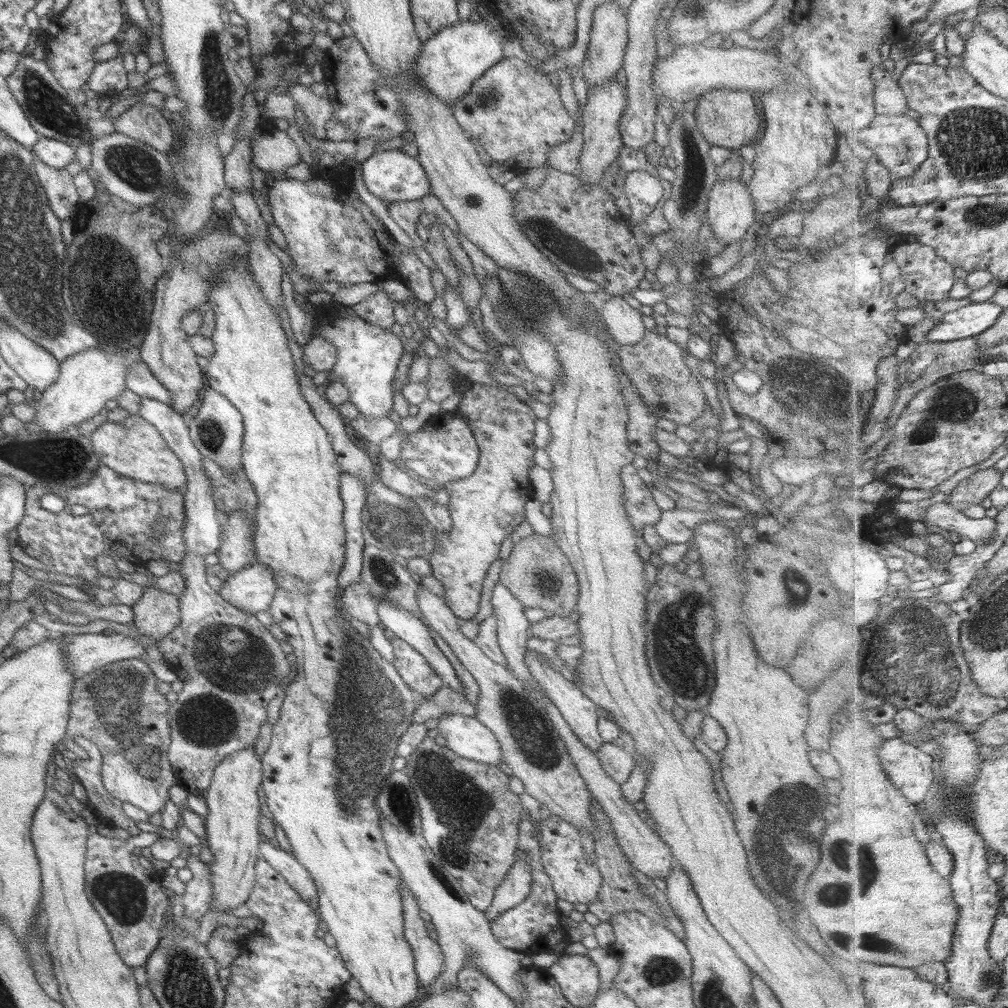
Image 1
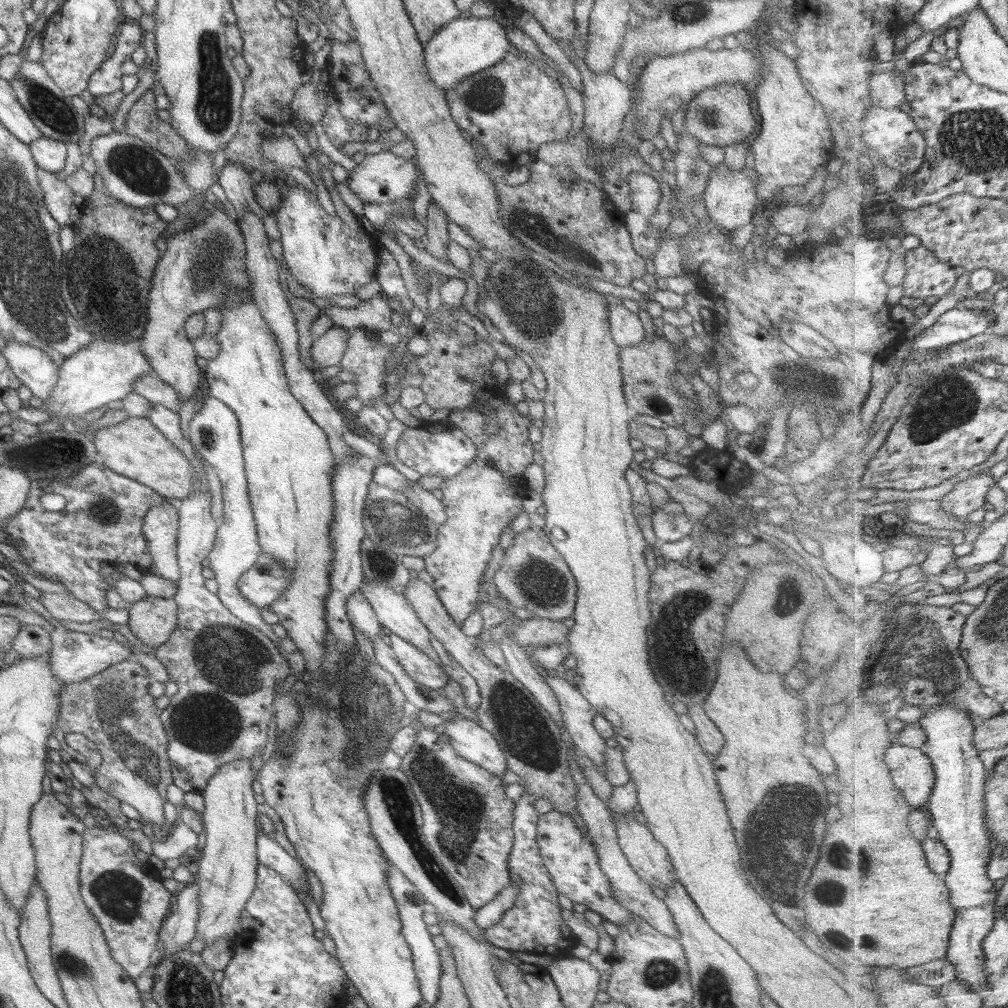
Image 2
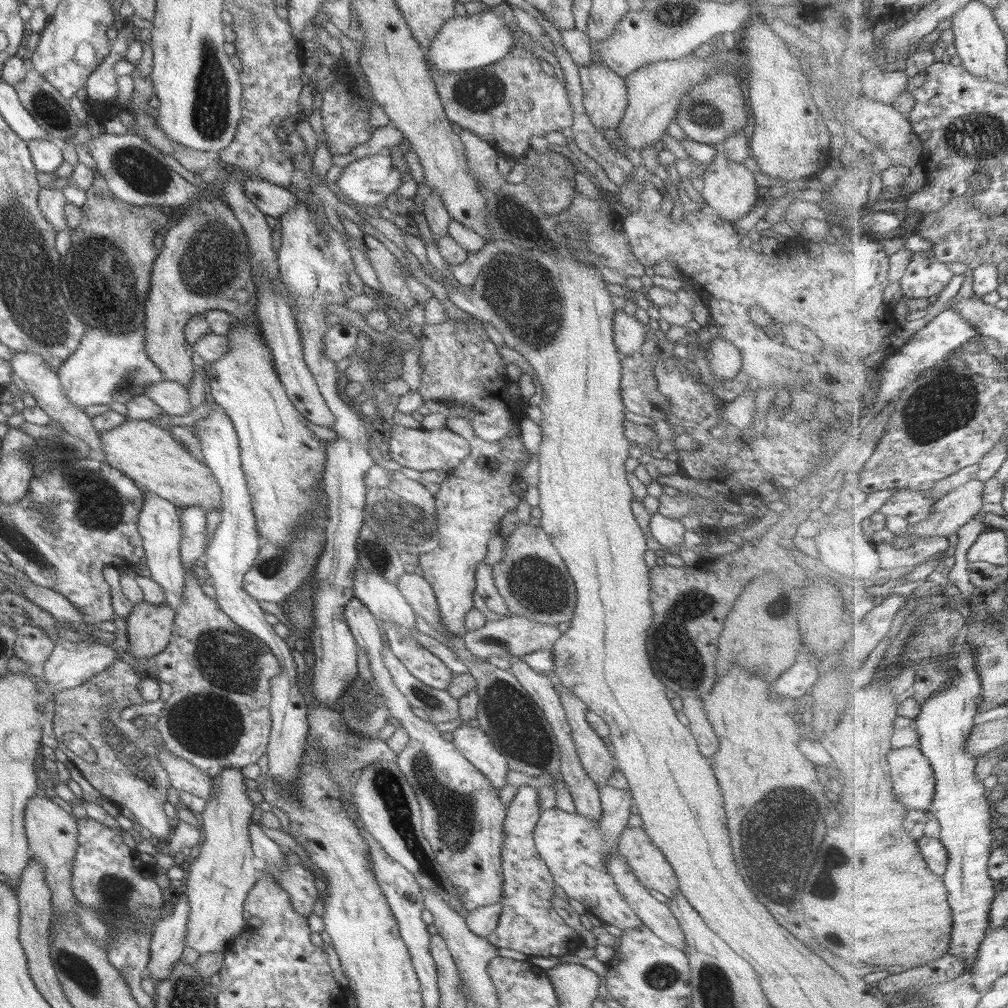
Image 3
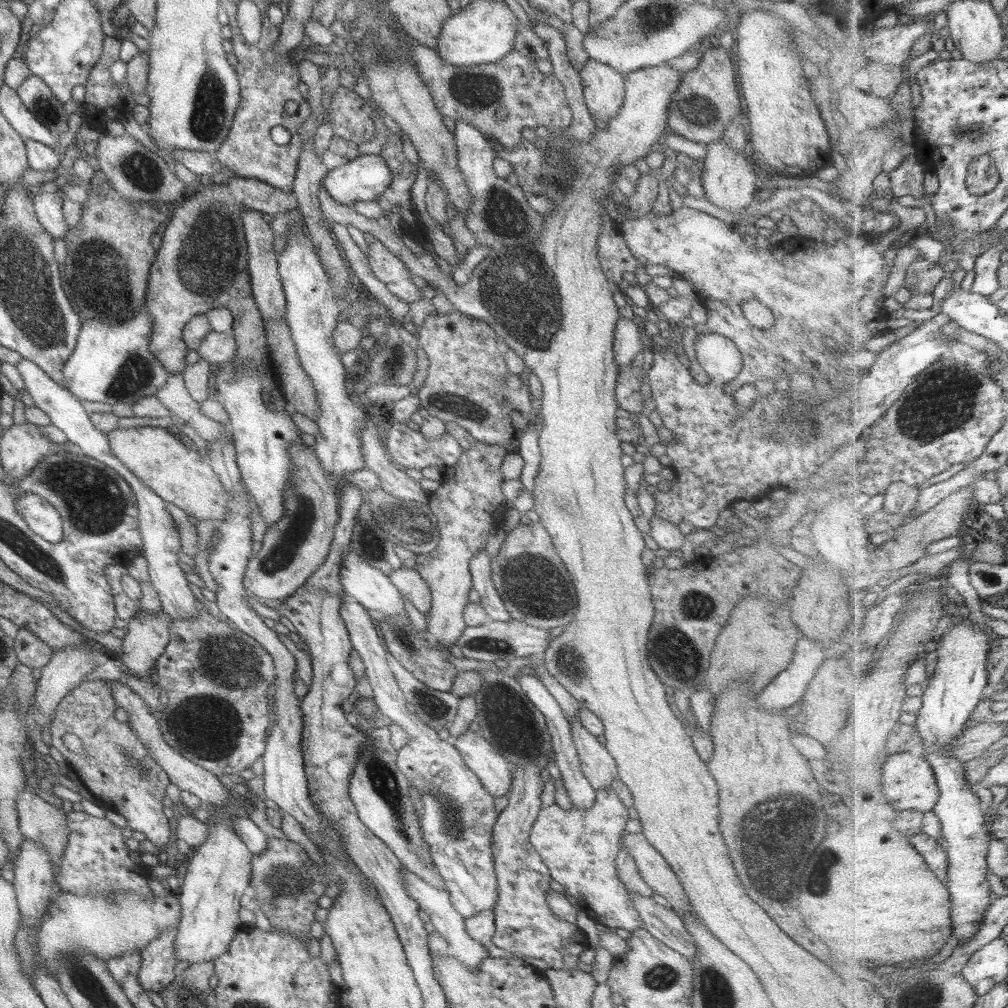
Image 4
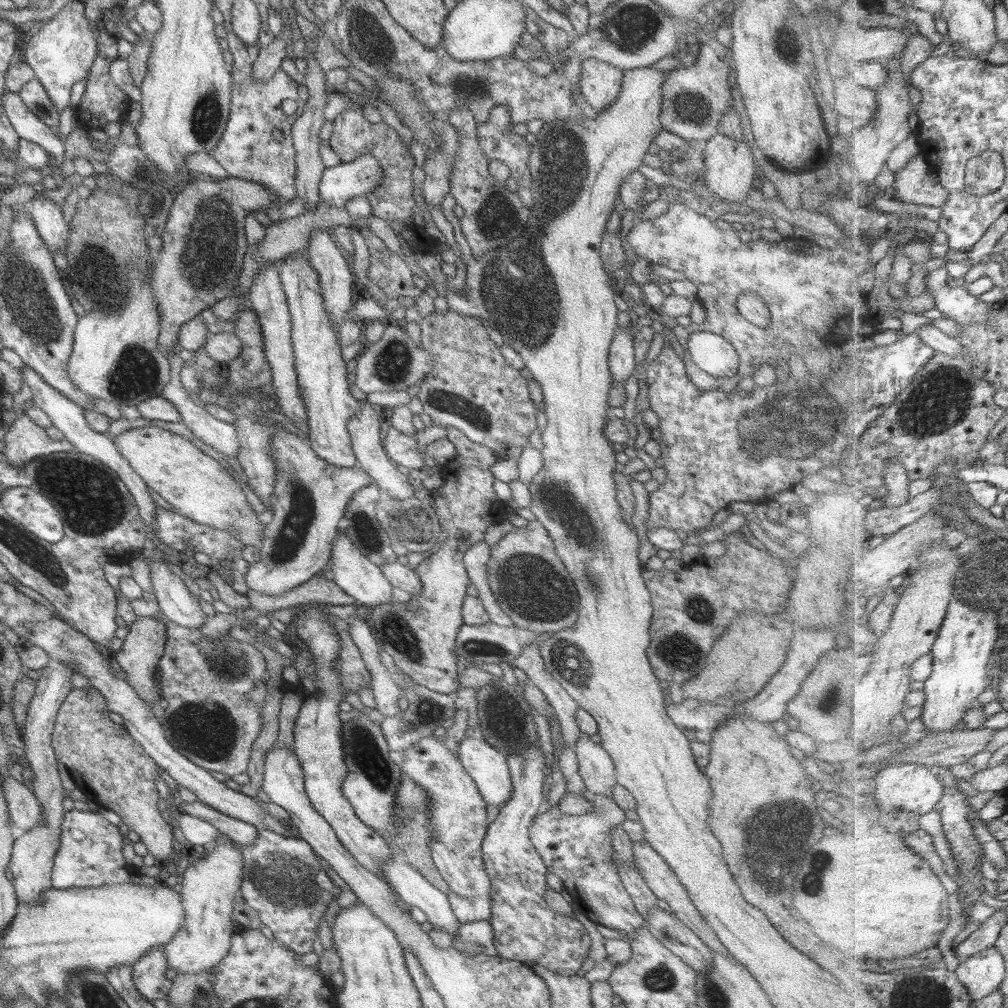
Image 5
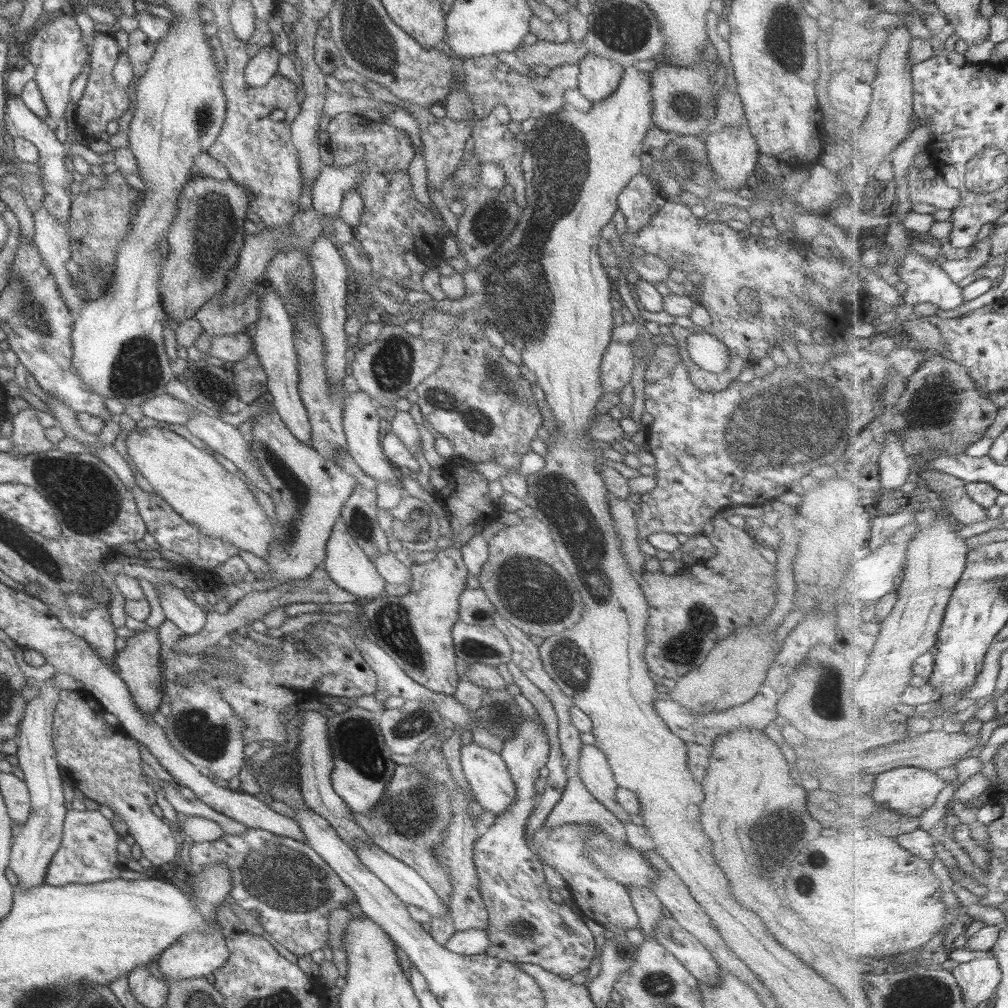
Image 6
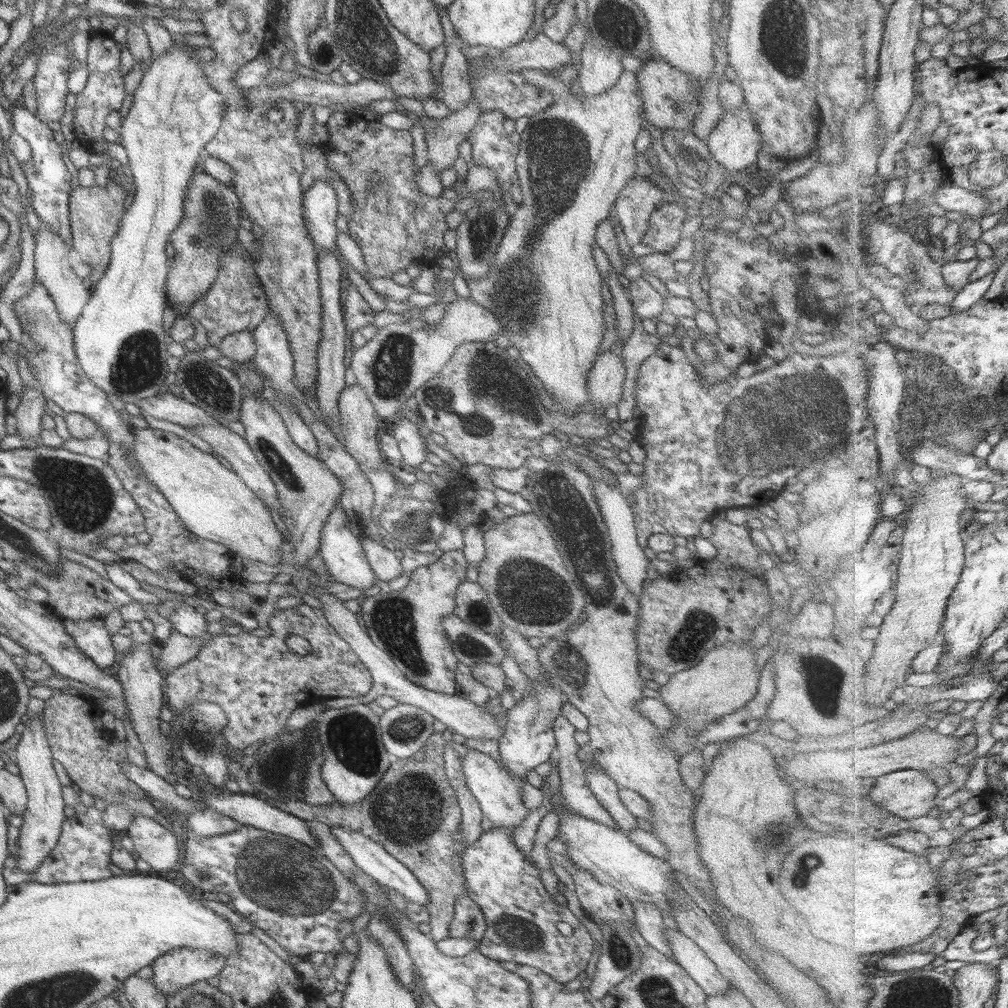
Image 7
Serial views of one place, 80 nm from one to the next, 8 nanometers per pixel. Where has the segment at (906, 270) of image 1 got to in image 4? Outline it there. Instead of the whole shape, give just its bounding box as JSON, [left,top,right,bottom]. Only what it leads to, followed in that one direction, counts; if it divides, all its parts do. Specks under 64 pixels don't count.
[903,257,950,296]

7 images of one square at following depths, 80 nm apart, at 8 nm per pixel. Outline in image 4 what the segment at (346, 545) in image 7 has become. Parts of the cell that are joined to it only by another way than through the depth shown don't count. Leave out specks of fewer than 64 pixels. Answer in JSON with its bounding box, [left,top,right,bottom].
[339,550,405,616]

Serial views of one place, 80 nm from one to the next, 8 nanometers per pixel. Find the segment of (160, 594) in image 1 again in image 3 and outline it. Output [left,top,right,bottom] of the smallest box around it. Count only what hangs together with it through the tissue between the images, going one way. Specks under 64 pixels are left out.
[124,601,174,669]

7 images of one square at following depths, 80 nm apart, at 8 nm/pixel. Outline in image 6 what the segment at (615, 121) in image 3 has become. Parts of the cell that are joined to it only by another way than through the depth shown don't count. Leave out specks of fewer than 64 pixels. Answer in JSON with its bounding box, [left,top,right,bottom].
[577,54,622,103]

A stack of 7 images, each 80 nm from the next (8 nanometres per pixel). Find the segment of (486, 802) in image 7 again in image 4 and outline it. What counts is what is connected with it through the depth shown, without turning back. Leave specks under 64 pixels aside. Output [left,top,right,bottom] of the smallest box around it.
[452,732,511,797]

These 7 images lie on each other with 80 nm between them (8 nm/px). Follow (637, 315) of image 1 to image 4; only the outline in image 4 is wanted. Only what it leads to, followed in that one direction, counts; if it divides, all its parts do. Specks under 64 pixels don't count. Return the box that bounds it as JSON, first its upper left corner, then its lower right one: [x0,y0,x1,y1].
[612,317,644,370]

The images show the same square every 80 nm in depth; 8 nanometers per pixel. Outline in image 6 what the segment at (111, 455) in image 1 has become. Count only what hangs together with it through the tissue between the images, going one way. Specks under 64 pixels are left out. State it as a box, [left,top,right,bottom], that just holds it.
[125,427,271,558]

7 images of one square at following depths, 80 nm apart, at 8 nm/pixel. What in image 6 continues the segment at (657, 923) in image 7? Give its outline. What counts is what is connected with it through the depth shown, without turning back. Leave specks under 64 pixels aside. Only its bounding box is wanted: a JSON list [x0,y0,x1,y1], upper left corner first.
[628,888,661,938]

